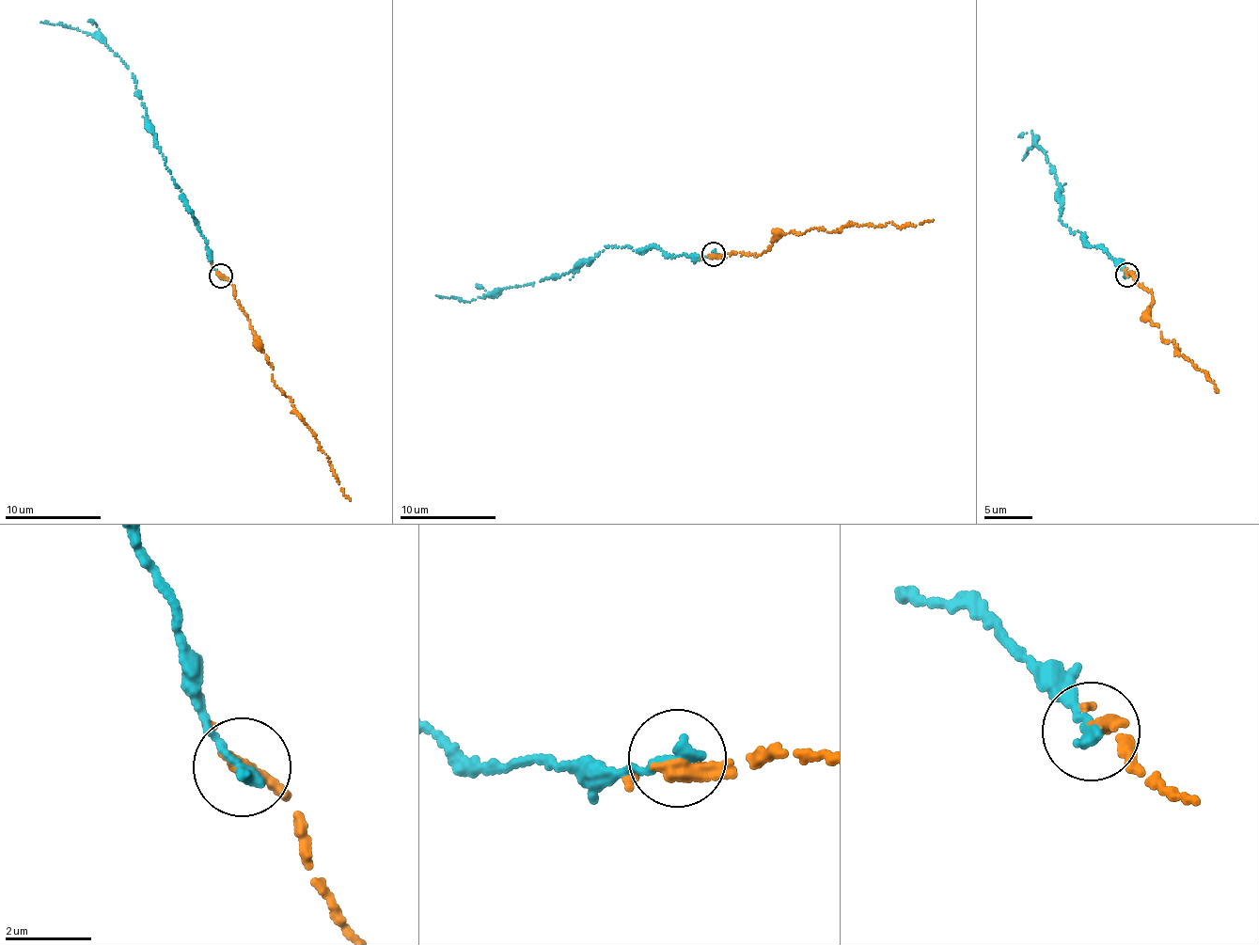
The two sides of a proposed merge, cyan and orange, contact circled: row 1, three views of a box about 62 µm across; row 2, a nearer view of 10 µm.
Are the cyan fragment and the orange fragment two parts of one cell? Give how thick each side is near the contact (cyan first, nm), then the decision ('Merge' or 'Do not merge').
Thickness 280 nm (cyan) against 280 nm. Merge

